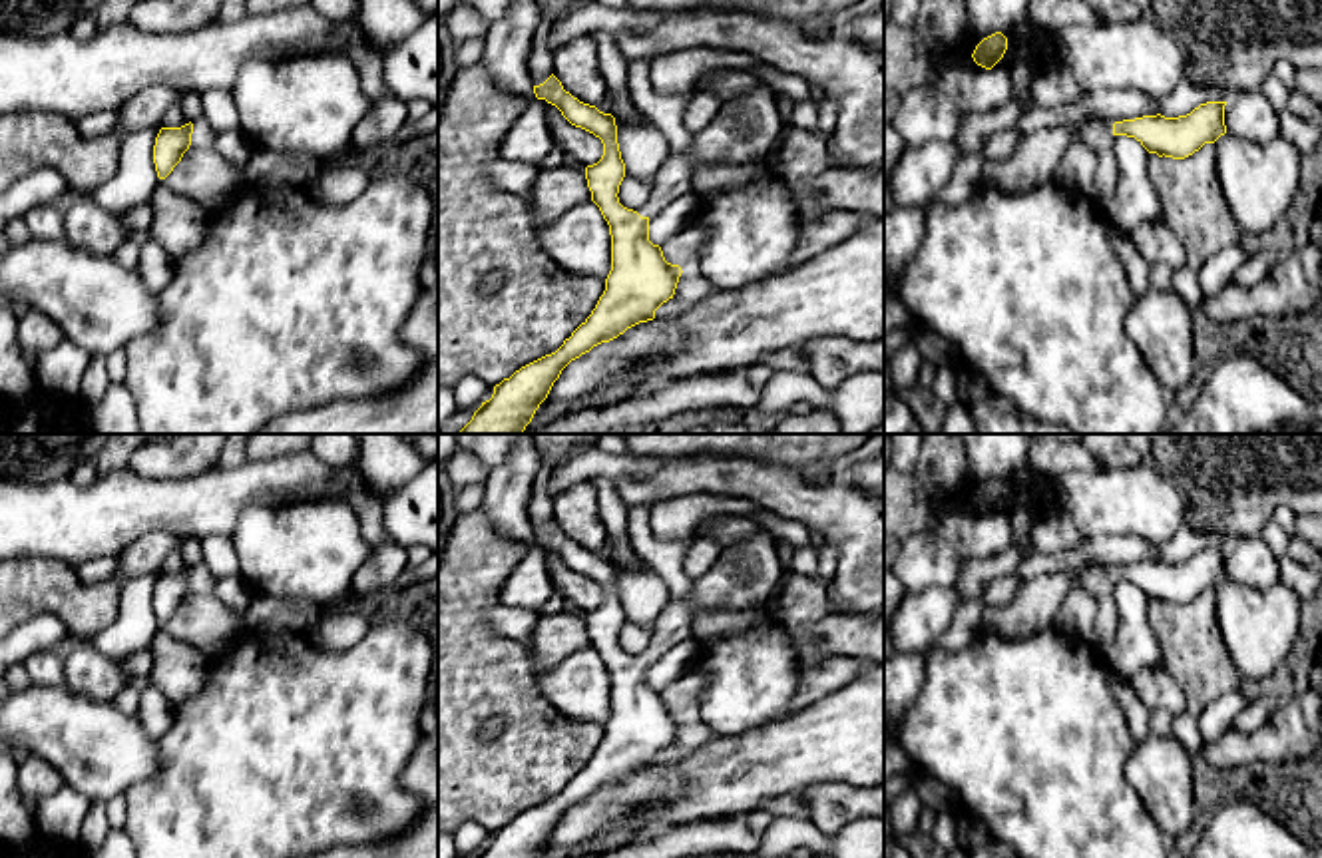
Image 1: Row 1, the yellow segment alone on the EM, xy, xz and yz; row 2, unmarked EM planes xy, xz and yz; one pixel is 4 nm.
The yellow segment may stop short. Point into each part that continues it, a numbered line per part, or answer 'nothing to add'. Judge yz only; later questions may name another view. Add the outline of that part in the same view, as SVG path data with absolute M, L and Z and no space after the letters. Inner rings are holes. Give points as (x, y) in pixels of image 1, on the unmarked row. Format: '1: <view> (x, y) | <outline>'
1: yz (1100, 582) | M1095 567L1085 571L1083 577L1077 579L1073 587L1083 587L1093 595L1103 597L1103 595L1111 595L1113 585L1115 585L1113 569Z

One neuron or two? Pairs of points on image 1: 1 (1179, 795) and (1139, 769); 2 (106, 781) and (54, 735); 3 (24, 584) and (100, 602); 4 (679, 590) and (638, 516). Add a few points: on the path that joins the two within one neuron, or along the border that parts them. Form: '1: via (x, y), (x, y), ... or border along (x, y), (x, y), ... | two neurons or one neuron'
1: via (1169, 787), (1149, 769) | one neuron
2: via (94, 767), (68, 741) | one neuron
3: via (42, 584), (54, 586), (74, 602), (82, 602) | one neuron
4: via (669, 572), (640, 534) | one neuron

